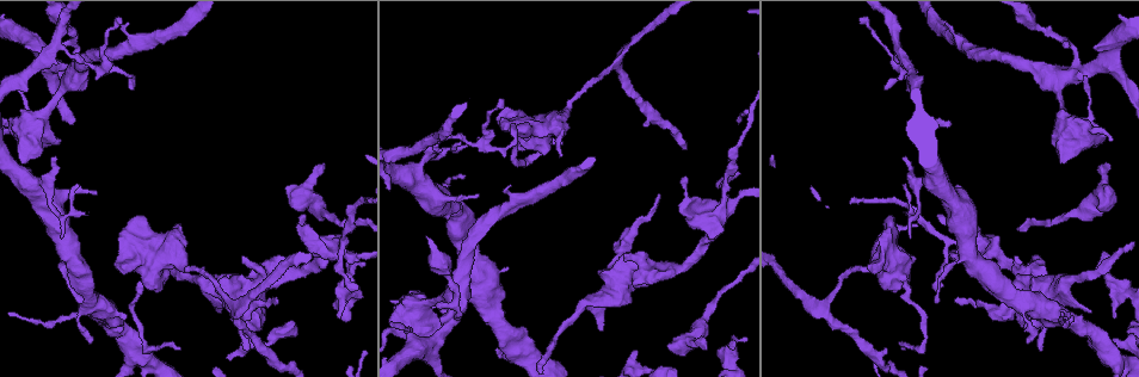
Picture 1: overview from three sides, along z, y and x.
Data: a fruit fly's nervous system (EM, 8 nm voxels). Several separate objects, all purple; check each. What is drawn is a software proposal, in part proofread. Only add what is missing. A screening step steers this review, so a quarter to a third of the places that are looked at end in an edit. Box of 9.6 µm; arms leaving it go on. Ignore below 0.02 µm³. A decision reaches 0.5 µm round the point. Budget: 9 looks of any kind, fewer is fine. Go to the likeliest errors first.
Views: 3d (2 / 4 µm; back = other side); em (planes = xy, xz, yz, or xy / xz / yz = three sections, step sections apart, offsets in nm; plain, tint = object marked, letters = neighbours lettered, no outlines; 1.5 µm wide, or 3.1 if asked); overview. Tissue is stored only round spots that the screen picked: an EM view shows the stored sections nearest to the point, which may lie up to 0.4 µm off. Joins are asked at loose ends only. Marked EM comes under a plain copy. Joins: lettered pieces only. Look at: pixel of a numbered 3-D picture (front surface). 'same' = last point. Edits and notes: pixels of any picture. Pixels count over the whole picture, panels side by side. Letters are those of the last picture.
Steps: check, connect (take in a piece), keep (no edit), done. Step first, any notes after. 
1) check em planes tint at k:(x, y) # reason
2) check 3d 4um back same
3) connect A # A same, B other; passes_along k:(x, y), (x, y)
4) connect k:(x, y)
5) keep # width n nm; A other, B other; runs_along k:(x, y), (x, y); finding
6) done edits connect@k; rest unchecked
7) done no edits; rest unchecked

check em planes letters at 1:(735, 343)

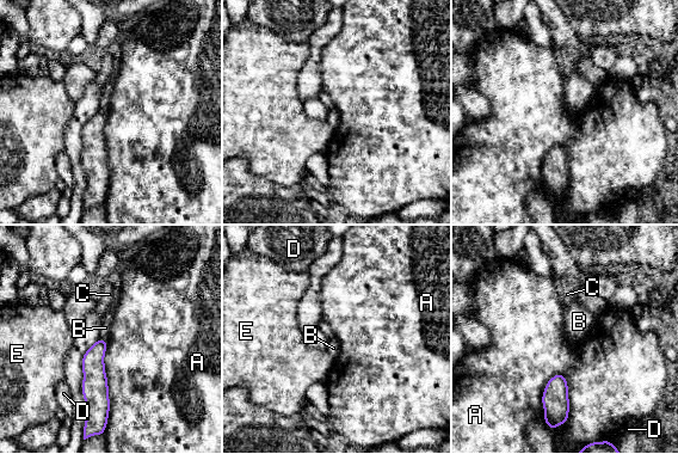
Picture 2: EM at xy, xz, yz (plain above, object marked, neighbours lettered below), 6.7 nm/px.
keep # A other, B other, C other, D other, E other; border 2:(556, 373), (567, 385), (566, 422); none of them fits

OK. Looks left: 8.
check em planes letters at 1:(277, 299) # tapers out

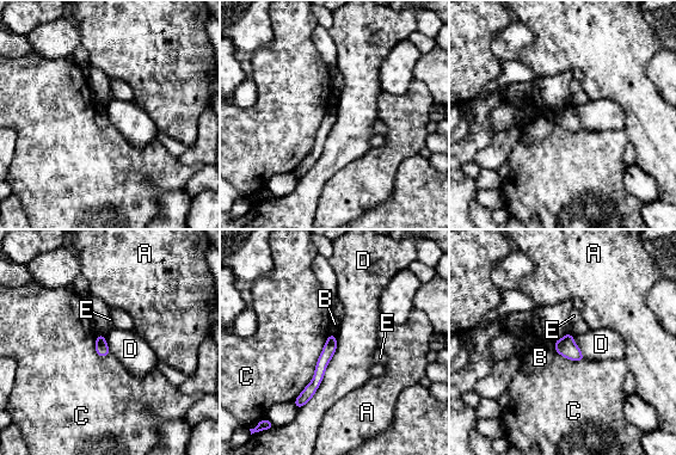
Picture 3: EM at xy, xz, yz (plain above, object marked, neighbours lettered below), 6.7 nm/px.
keep # width 90 nm; A other, B other, C other, D other, E other; runs_along 3:(332, 337), (318, 379), (299, 404); none of them fits

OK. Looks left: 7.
check em planes letters at 1:(903, 349) # thin end

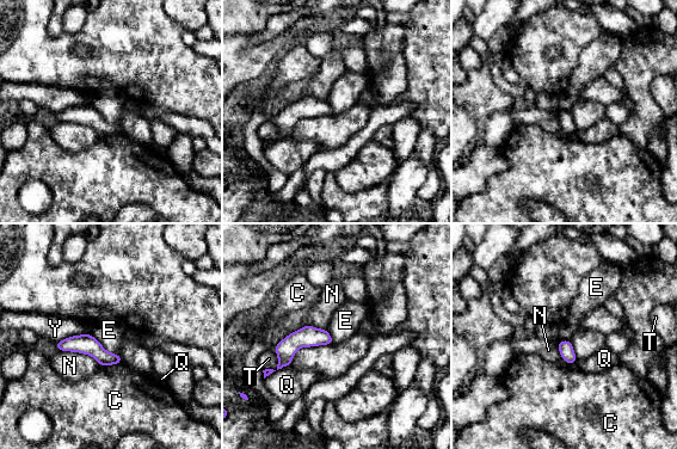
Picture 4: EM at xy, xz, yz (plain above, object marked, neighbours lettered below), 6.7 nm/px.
keep # width 100 nm; C other, E other, N other, Q other, T other, Y other; border 4:(122, 362), (99, 367); no lettered piece goes on from it

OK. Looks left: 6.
check 3d 2um at 1:(478, 193) # tapers out

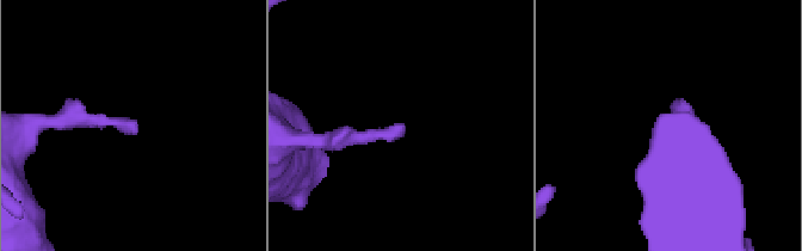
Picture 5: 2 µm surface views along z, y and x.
check em yz step 8 letters at 5:(137, 124)

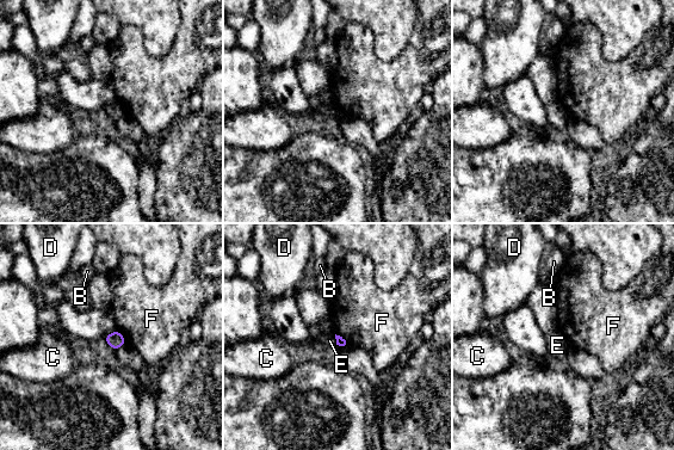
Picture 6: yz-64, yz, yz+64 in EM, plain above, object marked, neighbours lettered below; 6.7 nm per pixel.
keep # B other, C other, D other, E other, F other; border 6:(334, 334), (338, 346); no lettered piece goes on from it

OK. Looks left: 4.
done no edits; rest unchecked

